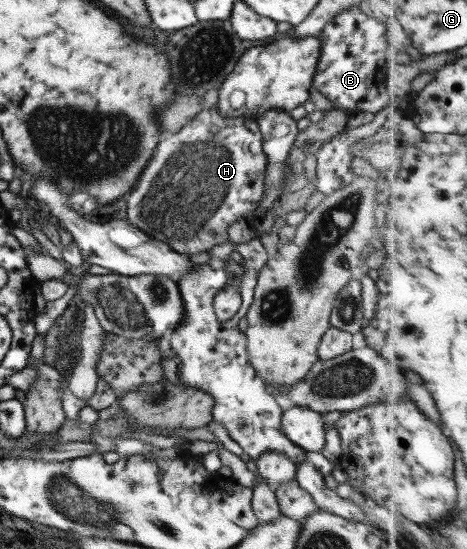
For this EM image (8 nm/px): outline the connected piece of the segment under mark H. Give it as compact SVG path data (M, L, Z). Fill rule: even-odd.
M215 107L200 110L178 133L168 134L167 137L162 137L162 140L157 142L156 147L154 147L154 153L151 153L146 167L142 169L138 181L134 183L134 189L129 191L125 207L127 221L134 225L136 229L140 229L142 233L150 235L152 239L156 238L162 241L162 243L166 243L171 251L183 255L184 257L207 252L211 247L223 244L228 241L226 231L233 221L236 221L238 217L243 217L243 219L251 219L254 217L256 208L258 208L258 204L260 204L260 198L265 191L263 178L266 175L266 166L268 166L268 164L267 158L261 149L261 142L261 134L255 120L250 118L224 118L218 114Z

